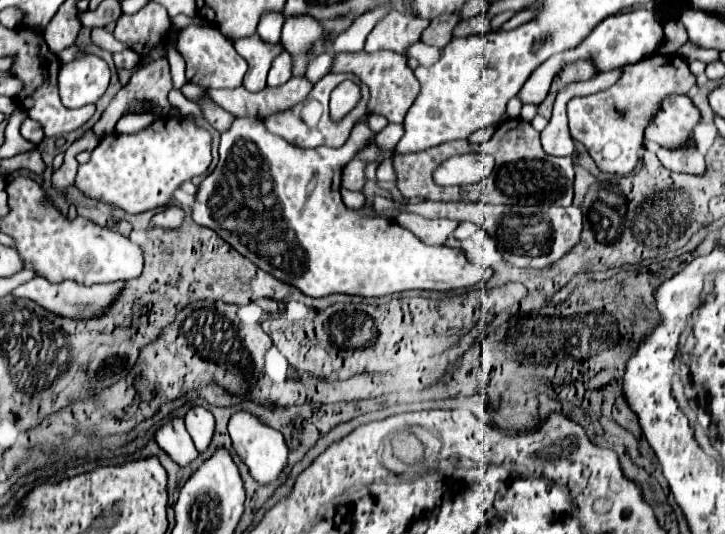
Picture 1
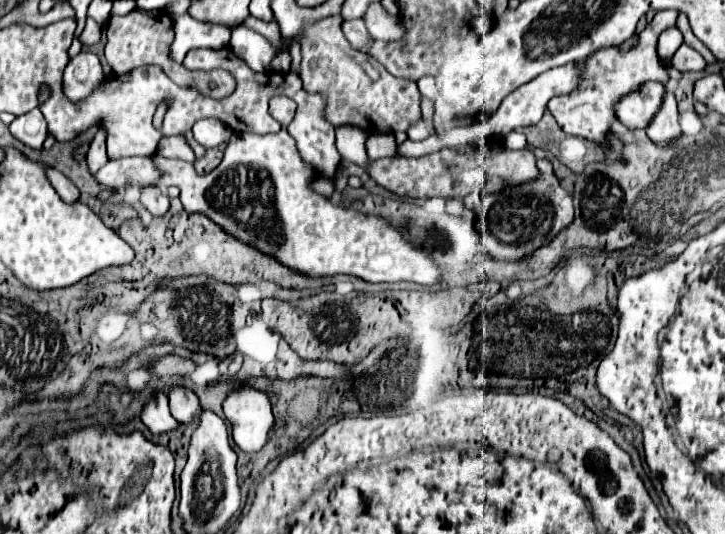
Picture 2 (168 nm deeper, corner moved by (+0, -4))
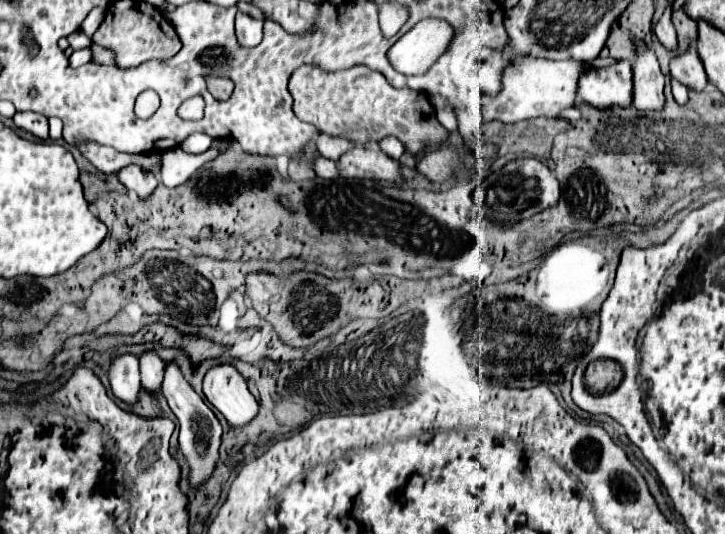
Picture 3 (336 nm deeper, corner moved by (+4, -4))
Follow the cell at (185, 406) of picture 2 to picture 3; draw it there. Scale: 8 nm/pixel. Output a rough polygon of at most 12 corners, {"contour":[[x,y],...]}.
{"contour":[[155,350],[137,356],[141,384],[159,392],[163,360]]}

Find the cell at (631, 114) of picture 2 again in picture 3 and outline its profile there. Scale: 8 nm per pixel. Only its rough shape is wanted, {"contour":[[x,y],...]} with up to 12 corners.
{"contour":[[629,60],[591,68],[577,98],[597,106],[633,102]]}

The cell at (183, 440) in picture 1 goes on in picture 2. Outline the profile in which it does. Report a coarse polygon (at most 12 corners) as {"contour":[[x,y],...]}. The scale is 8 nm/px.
{"contour":[[157,394],[143,412],[151,434],[167,434],[179,428],[169,412],[165,394]]}

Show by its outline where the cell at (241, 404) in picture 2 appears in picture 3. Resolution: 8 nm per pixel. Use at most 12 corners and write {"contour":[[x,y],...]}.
{"contour":[[231,364],[205,372],[203,394],[231,426],[259,408]]}

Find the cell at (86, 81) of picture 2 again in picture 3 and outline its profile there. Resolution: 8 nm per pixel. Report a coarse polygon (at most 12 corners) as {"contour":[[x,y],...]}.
{"contour":[[89,48],[75,50],[69,56],[69,66],[77,68],[91,60]]}

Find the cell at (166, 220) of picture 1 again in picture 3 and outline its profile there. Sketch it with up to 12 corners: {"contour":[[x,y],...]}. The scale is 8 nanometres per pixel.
{"contour":[[137,164],[121,168],[119,180],[141,198],[157,186],[157,178]]}

